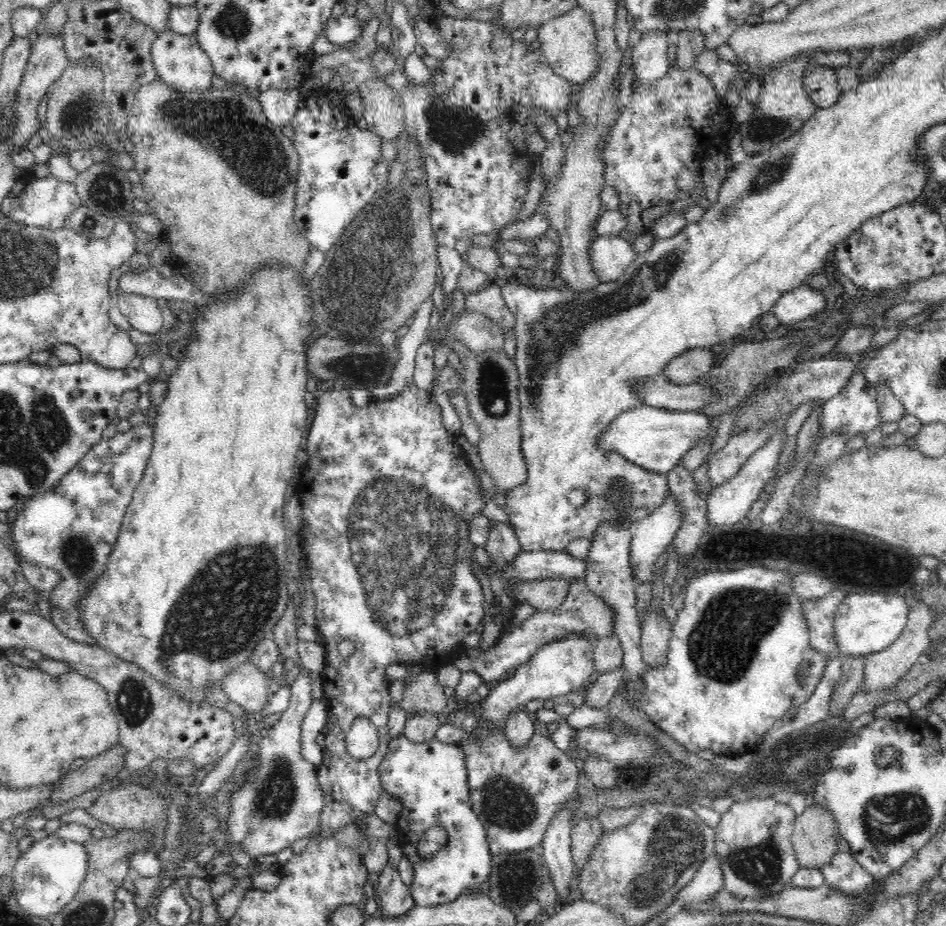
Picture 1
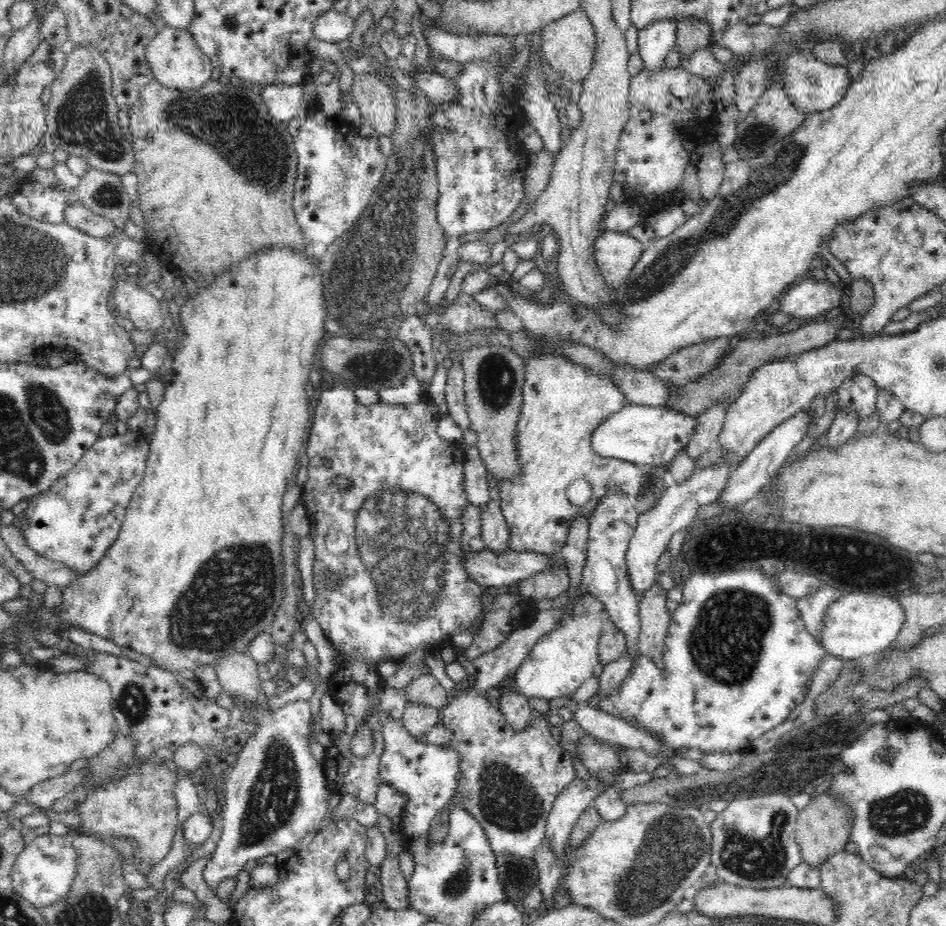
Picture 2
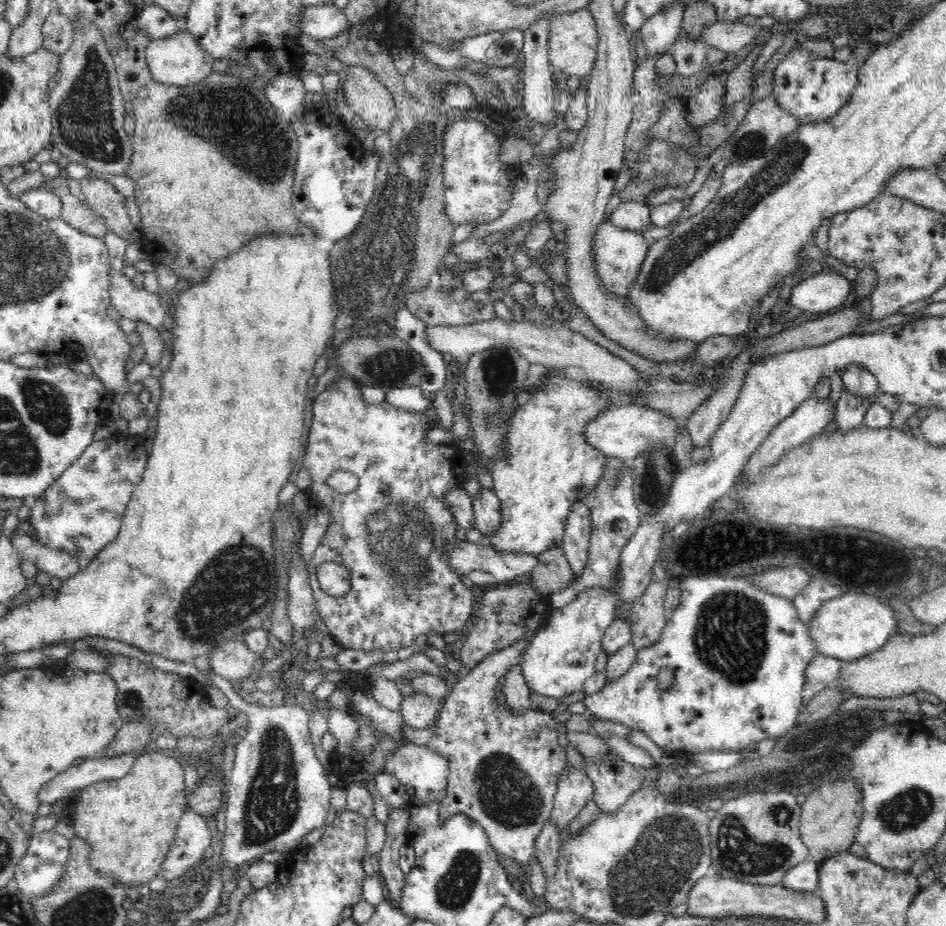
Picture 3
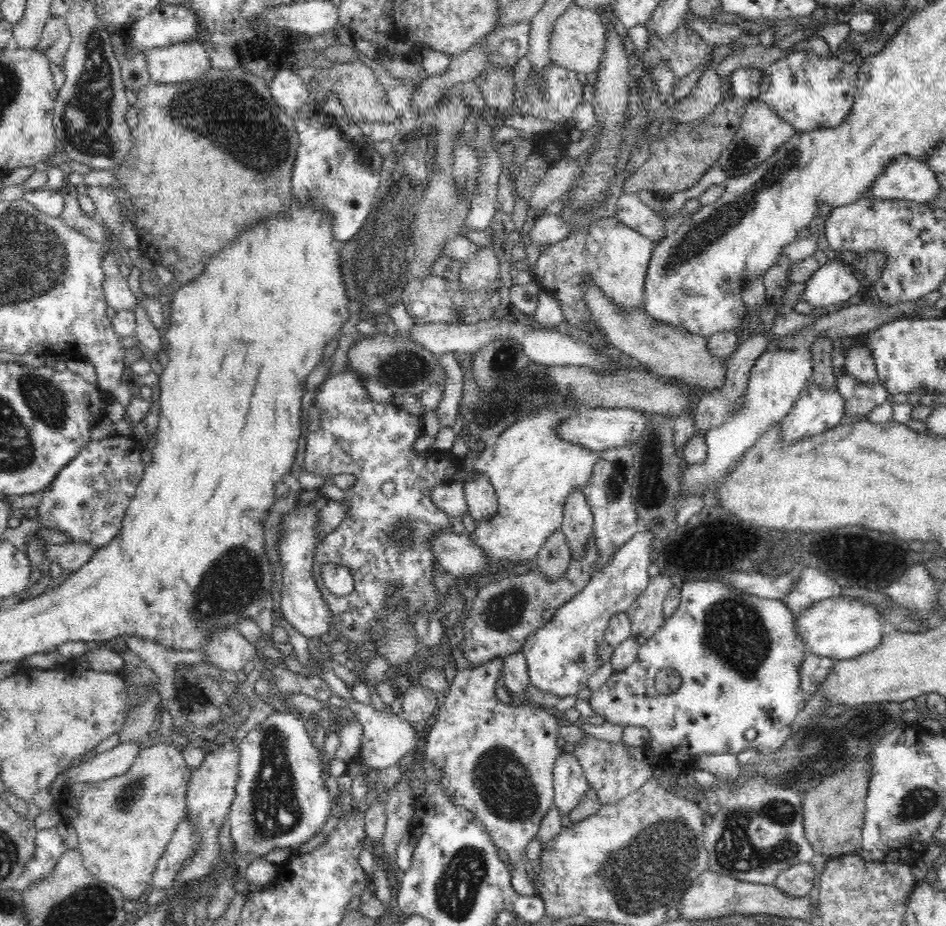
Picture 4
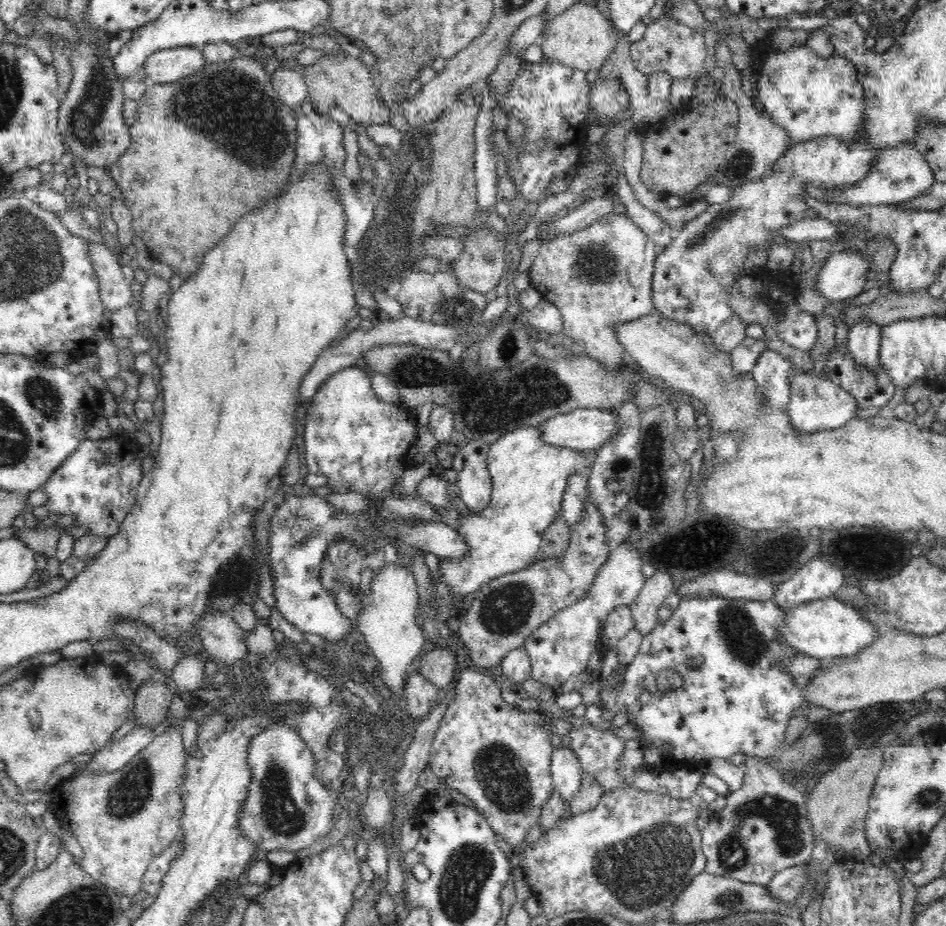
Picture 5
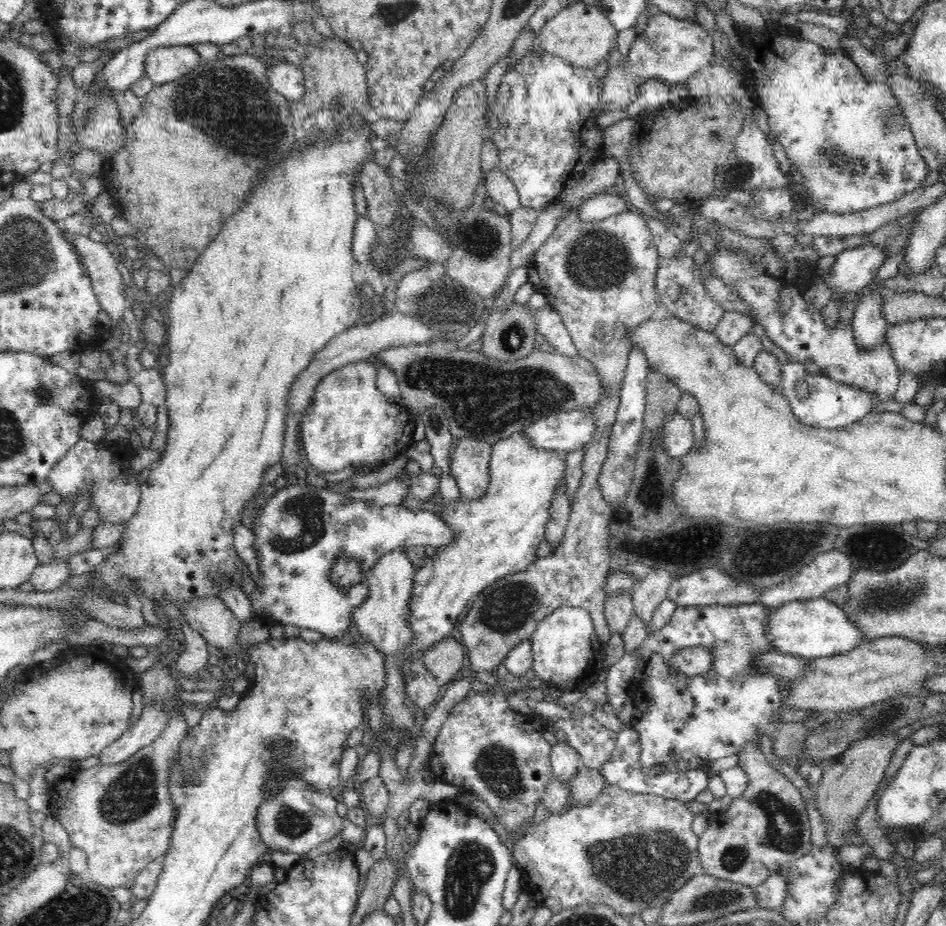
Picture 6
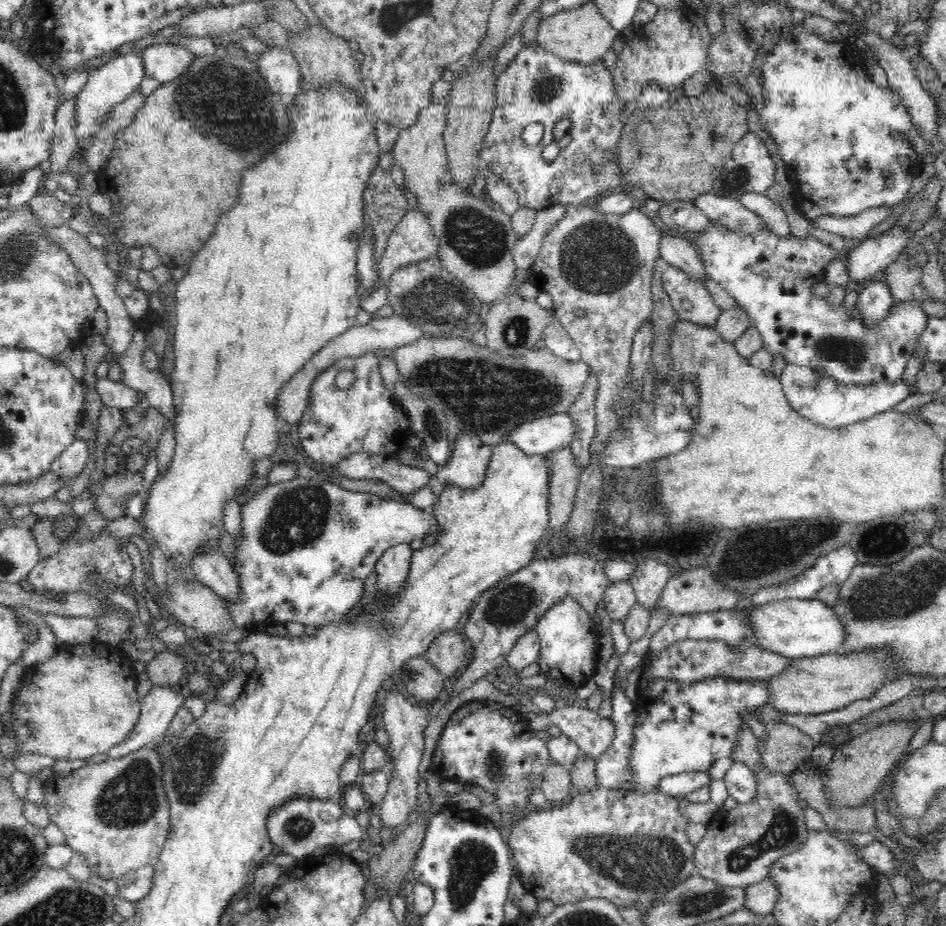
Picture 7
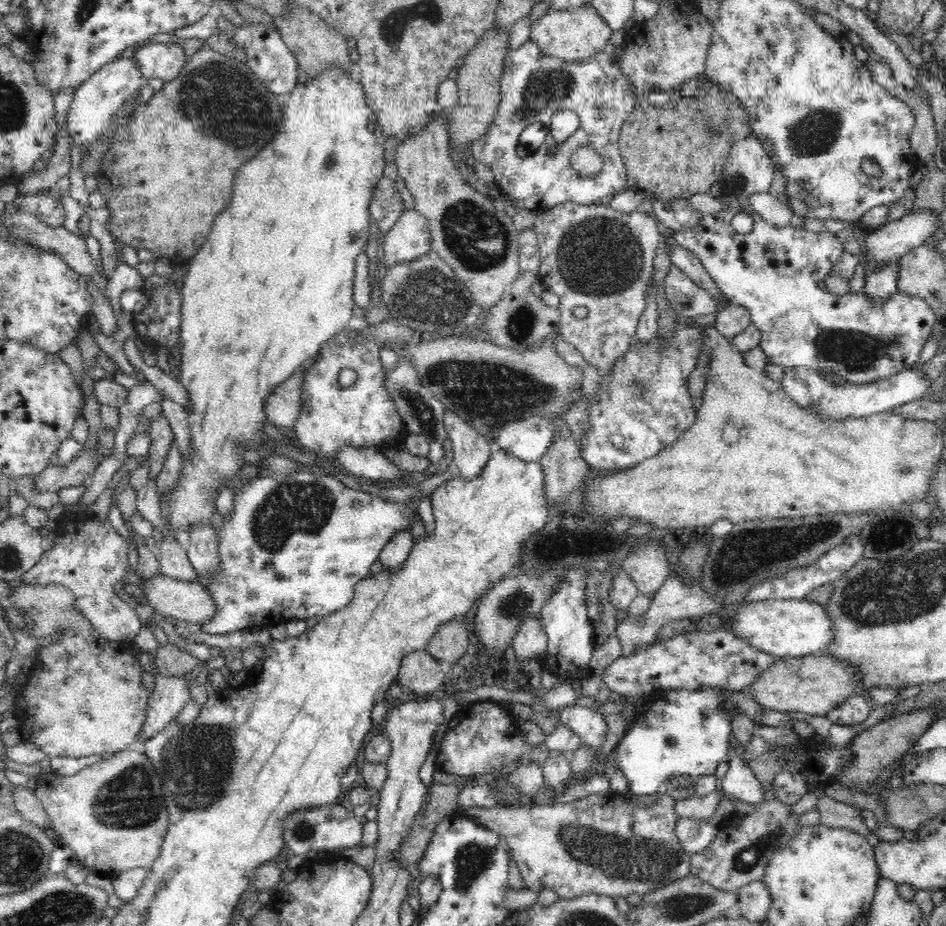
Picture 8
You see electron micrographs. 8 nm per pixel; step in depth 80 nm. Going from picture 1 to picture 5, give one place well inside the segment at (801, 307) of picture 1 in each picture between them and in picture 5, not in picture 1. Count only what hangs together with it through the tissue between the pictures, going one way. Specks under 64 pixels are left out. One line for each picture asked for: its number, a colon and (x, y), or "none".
2: (809, 298)
3: (822, 292)
4: (833, 283)
5: (842, 277)

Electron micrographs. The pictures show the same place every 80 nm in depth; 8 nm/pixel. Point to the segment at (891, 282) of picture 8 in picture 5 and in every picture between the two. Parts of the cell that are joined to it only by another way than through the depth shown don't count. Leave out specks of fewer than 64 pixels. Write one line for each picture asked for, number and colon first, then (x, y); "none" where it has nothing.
5: (863, 345)
6: (868, 326)
7: (874, 299)

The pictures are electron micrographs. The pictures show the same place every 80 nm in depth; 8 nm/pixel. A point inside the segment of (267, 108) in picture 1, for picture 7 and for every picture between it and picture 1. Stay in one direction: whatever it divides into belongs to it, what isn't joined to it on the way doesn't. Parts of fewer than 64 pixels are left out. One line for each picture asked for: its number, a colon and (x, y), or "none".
2: (283, 101)
3: (286, 93)
4: (287, 88)
5: (291, 87)
6: (285, 78)
7: (280, 69)

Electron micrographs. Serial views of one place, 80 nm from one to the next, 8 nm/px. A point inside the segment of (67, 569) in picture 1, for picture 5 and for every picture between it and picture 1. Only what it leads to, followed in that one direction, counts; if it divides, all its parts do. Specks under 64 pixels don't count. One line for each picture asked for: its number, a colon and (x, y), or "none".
2: (75, 523)
3: (82, 513)
4: (88, 500)
5: (96, 487)

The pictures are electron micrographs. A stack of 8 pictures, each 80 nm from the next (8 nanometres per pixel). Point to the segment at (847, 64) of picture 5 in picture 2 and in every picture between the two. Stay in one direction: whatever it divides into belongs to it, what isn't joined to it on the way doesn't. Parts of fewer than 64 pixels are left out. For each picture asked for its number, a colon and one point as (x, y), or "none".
2: (813, 86)
3: (811, 88)
4: (808, 91)

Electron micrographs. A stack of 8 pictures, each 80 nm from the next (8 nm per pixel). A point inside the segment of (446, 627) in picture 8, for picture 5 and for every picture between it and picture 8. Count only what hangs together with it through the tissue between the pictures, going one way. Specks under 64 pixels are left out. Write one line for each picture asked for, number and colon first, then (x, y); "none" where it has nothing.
5: (438, 667)
6: (444, 660)
7: (447, 653)

